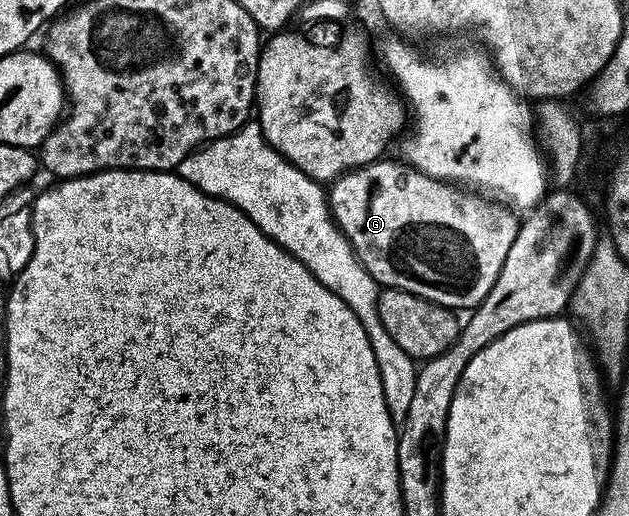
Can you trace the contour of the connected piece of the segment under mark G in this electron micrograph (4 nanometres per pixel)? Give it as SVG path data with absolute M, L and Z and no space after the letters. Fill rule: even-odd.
M387 161L370 162L367 166L359 166L355 170L348 170L346 174L340 174L338 178L330 183L329 205L331 216L339 225L340 232L350 240L351 247L355 249L355 254L361 260L363 267L375 277L376 282L384 287L413 292L422 298L431 298L437 304L450 306L456 312L467 312L479 306L481 300L485 300L489 288L493 288L493 284L501 272L501 264L505 264L505 256L509 256L509 248L513 248L513 240L517 236L520 223L516 211L510 208L500 208L498 205L484 200L478 193L466 188L460 188L452 183L431 178L428 174L414 170L412 166L406 165L402 161Z

